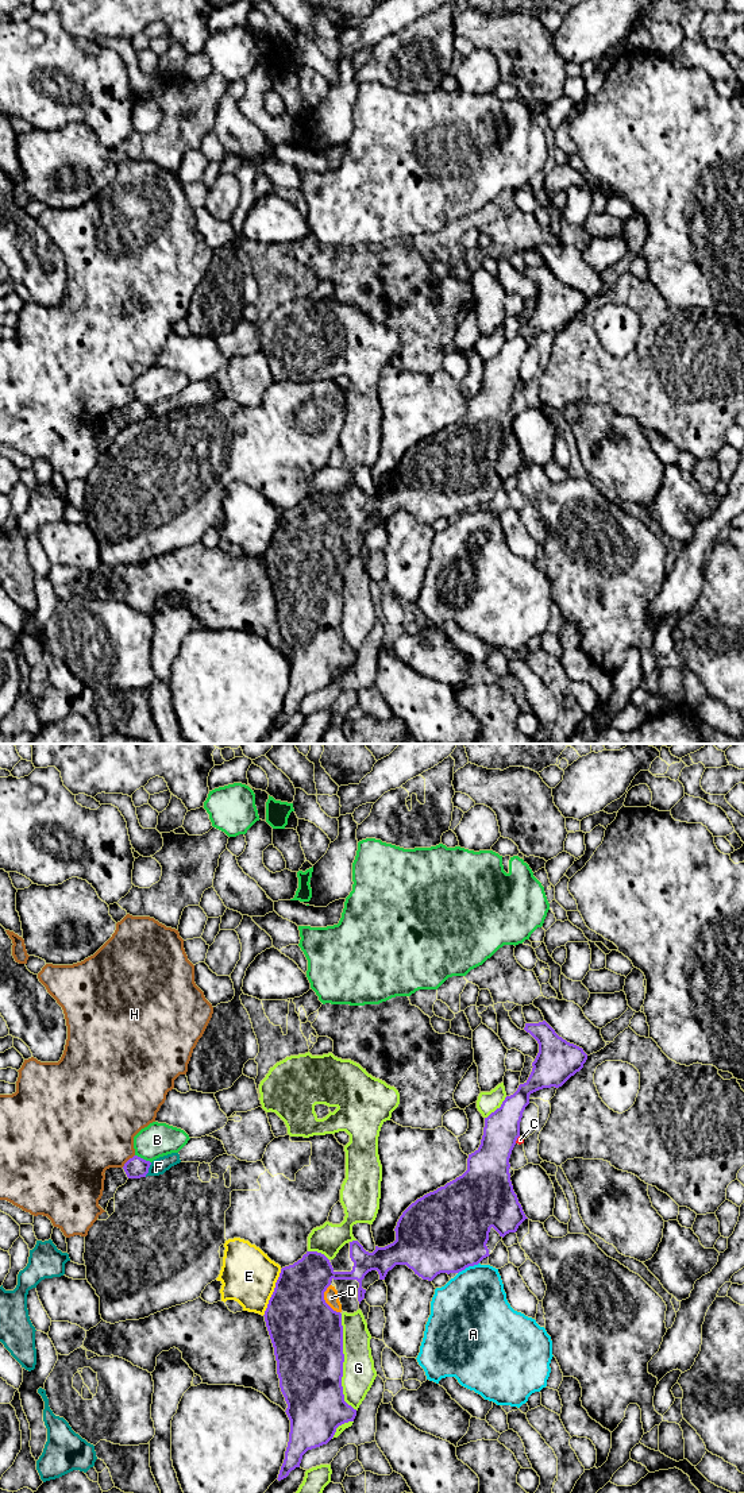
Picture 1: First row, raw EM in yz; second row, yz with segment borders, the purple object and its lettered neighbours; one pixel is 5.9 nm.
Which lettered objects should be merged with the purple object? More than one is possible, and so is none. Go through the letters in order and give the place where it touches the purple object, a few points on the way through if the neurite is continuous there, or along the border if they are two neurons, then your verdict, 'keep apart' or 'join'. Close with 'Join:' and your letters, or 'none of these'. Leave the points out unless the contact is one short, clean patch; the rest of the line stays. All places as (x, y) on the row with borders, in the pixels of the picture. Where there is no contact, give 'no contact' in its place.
A: contact yz (467, 1266); keep apart
B: contact yz (142, 1158); keep apart
C: contact yz (516, 1139); keep apart
D: contact yz (324, 1300); way yz (307, 1334), (309, 1315), (324, 1300), (331, 1297); join
E: contact yz (273, 1292); keep apart
F: contact yz (147, 1169); keep apart
G: contact yz (342, 1364); keep apart
H: contact yz (127, 1161); keep apart
Join: D

